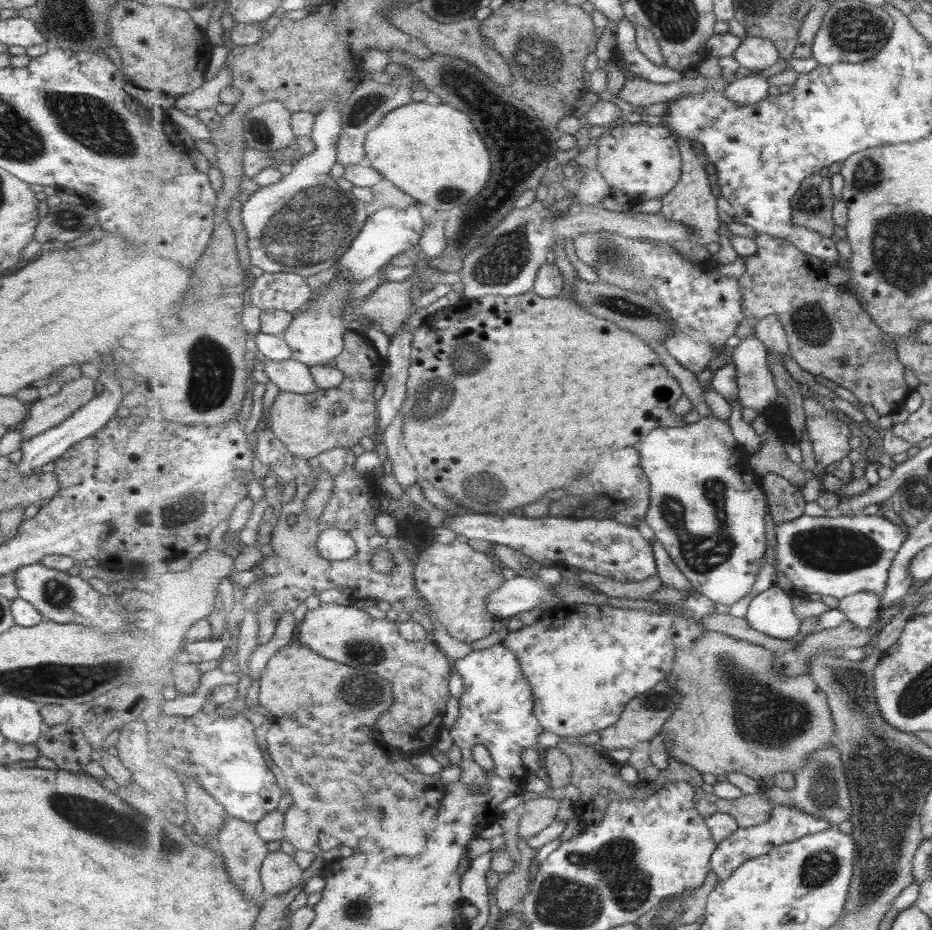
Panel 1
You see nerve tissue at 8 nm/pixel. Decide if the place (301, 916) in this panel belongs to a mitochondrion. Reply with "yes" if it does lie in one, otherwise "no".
no

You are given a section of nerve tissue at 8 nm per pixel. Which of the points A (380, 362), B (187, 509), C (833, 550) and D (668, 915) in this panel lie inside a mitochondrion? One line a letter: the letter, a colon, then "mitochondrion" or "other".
A: other
B: mitochondrion
C: mitochondrion
D: mitochondrion

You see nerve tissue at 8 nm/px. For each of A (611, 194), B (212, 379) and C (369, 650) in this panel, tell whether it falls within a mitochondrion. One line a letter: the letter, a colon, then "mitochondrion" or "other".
A: other
B: mitochondrion
C: mitochondrion

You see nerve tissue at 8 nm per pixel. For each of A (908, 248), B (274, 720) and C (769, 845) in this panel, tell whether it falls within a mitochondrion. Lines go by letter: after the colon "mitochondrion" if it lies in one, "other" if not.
A: mitochondrion
B: other
C: other

